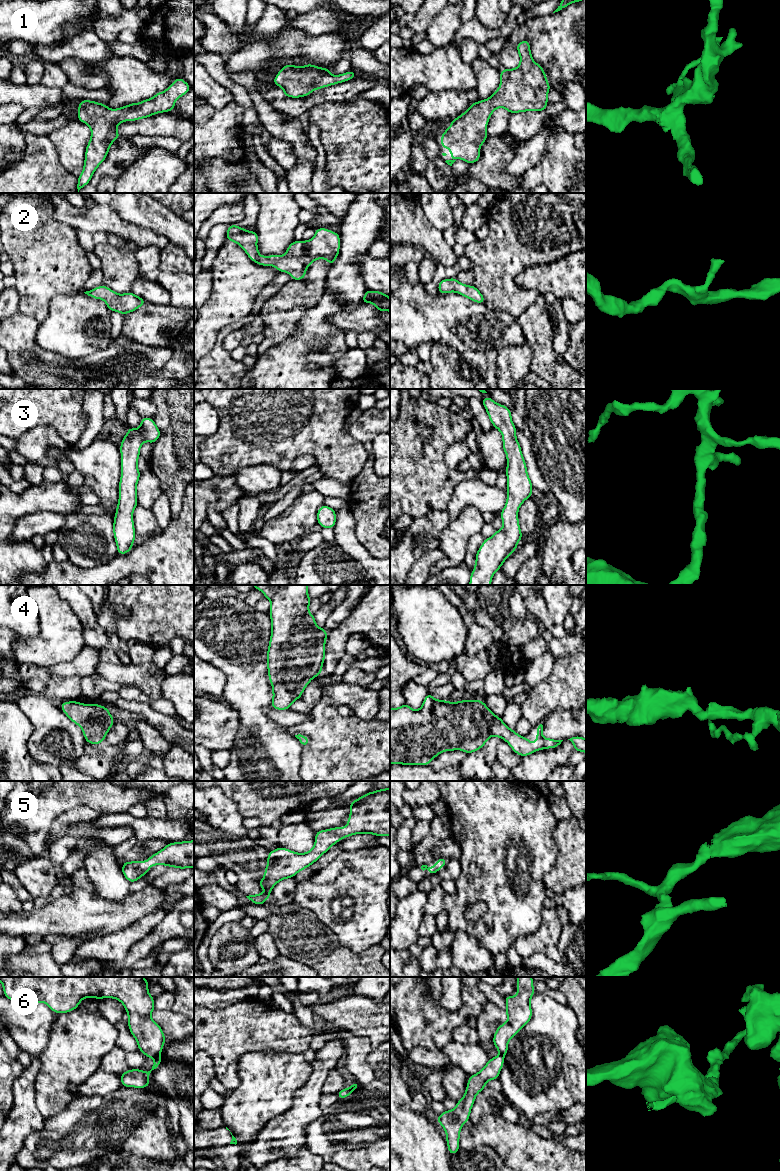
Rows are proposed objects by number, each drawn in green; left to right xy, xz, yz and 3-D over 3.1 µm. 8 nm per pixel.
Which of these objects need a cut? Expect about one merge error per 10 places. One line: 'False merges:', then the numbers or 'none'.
False merges: 6

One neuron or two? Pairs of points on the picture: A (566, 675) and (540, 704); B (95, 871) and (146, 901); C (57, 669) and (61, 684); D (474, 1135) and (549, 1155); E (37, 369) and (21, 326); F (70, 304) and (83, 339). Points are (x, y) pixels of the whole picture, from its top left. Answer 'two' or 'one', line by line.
A: one
B: two
C: two
D: one
E: one
F: one

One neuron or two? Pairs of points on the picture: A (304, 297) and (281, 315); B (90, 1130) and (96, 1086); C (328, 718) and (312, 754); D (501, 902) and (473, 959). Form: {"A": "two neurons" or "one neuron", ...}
{"A": "one neuron", "B": "two neurons", "C": "one neuron", "D": "two neurons"}

